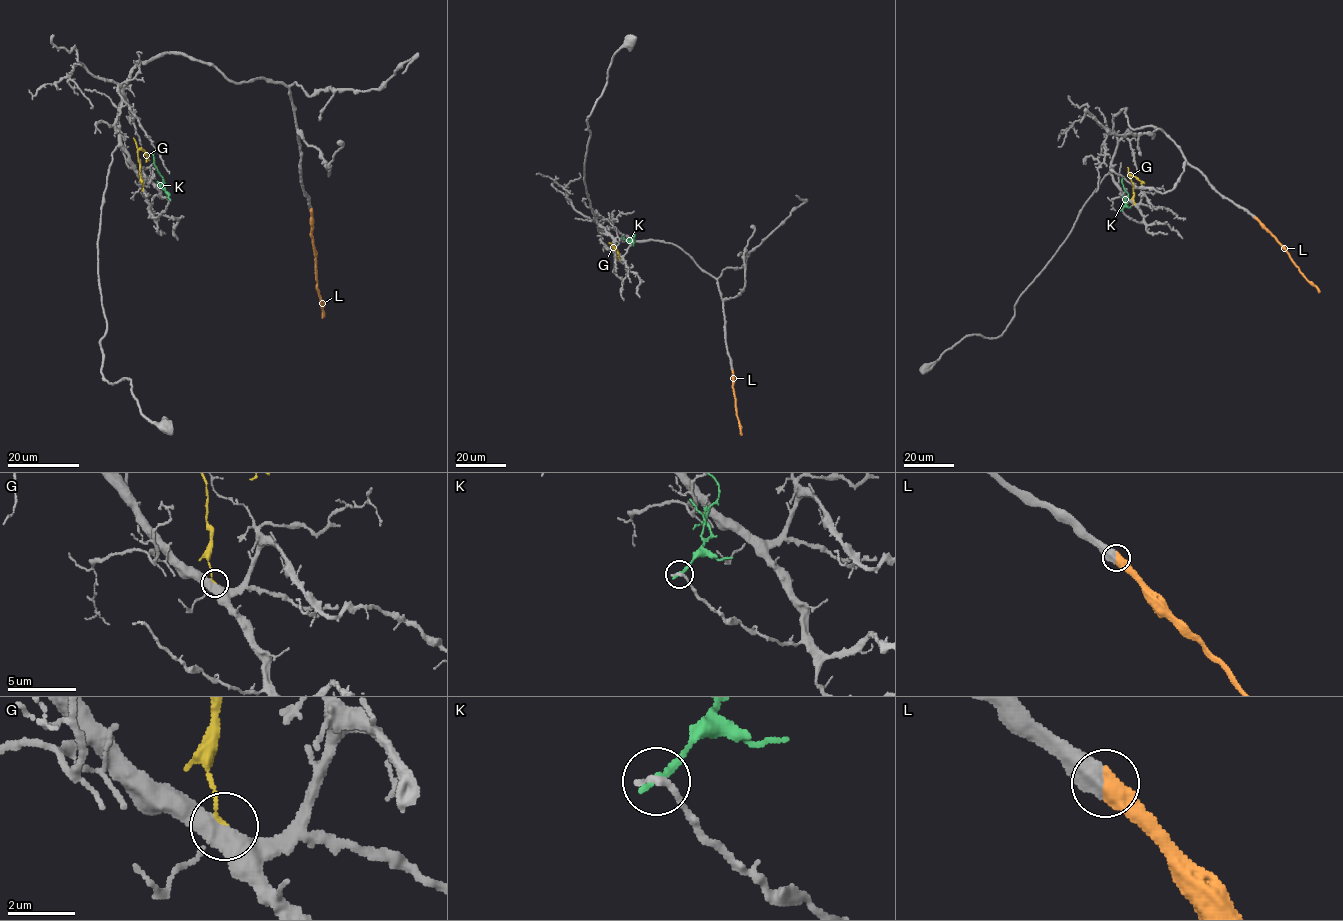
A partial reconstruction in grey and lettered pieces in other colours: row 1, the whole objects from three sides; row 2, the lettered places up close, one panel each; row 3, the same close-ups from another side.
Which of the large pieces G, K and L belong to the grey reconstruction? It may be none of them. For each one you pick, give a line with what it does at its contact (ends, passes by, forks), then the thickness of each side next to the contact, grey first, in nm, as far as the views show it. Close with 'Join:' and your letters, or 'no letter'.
L: it ends there; 600 nm thick on the grey side, 550 nm on the other
Join: L

